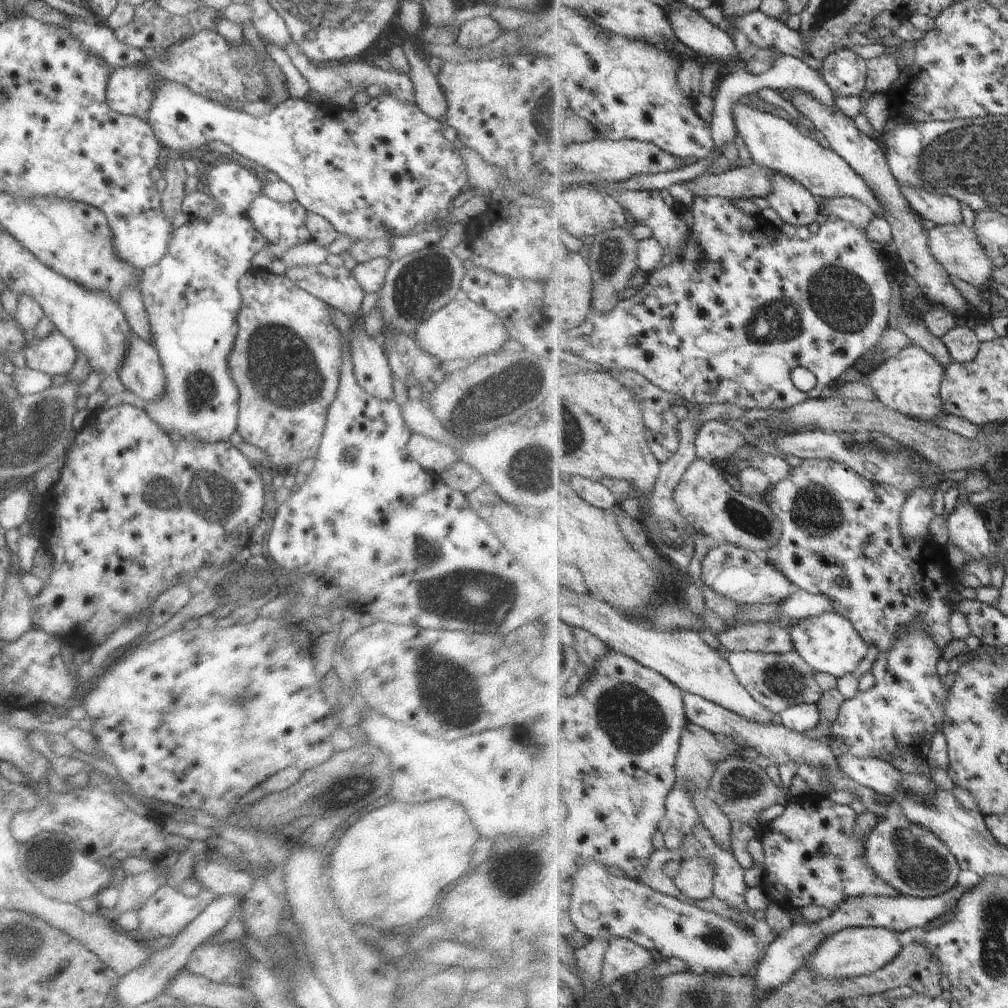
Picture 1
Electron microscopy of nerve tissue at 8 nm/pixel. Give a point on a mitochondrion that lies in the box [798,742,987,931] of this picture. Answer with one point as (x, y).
(917, 864)

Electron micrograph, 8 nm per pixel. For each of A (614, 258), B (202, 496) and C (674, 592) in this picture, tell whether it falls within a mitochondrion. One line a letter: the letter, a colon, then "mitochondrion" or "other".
A: mitochondrion
B: mitochondrion
C: other

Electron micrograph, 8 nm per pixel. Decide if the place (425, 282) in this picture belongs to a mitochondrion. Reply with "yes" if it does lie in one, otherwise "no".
yes

